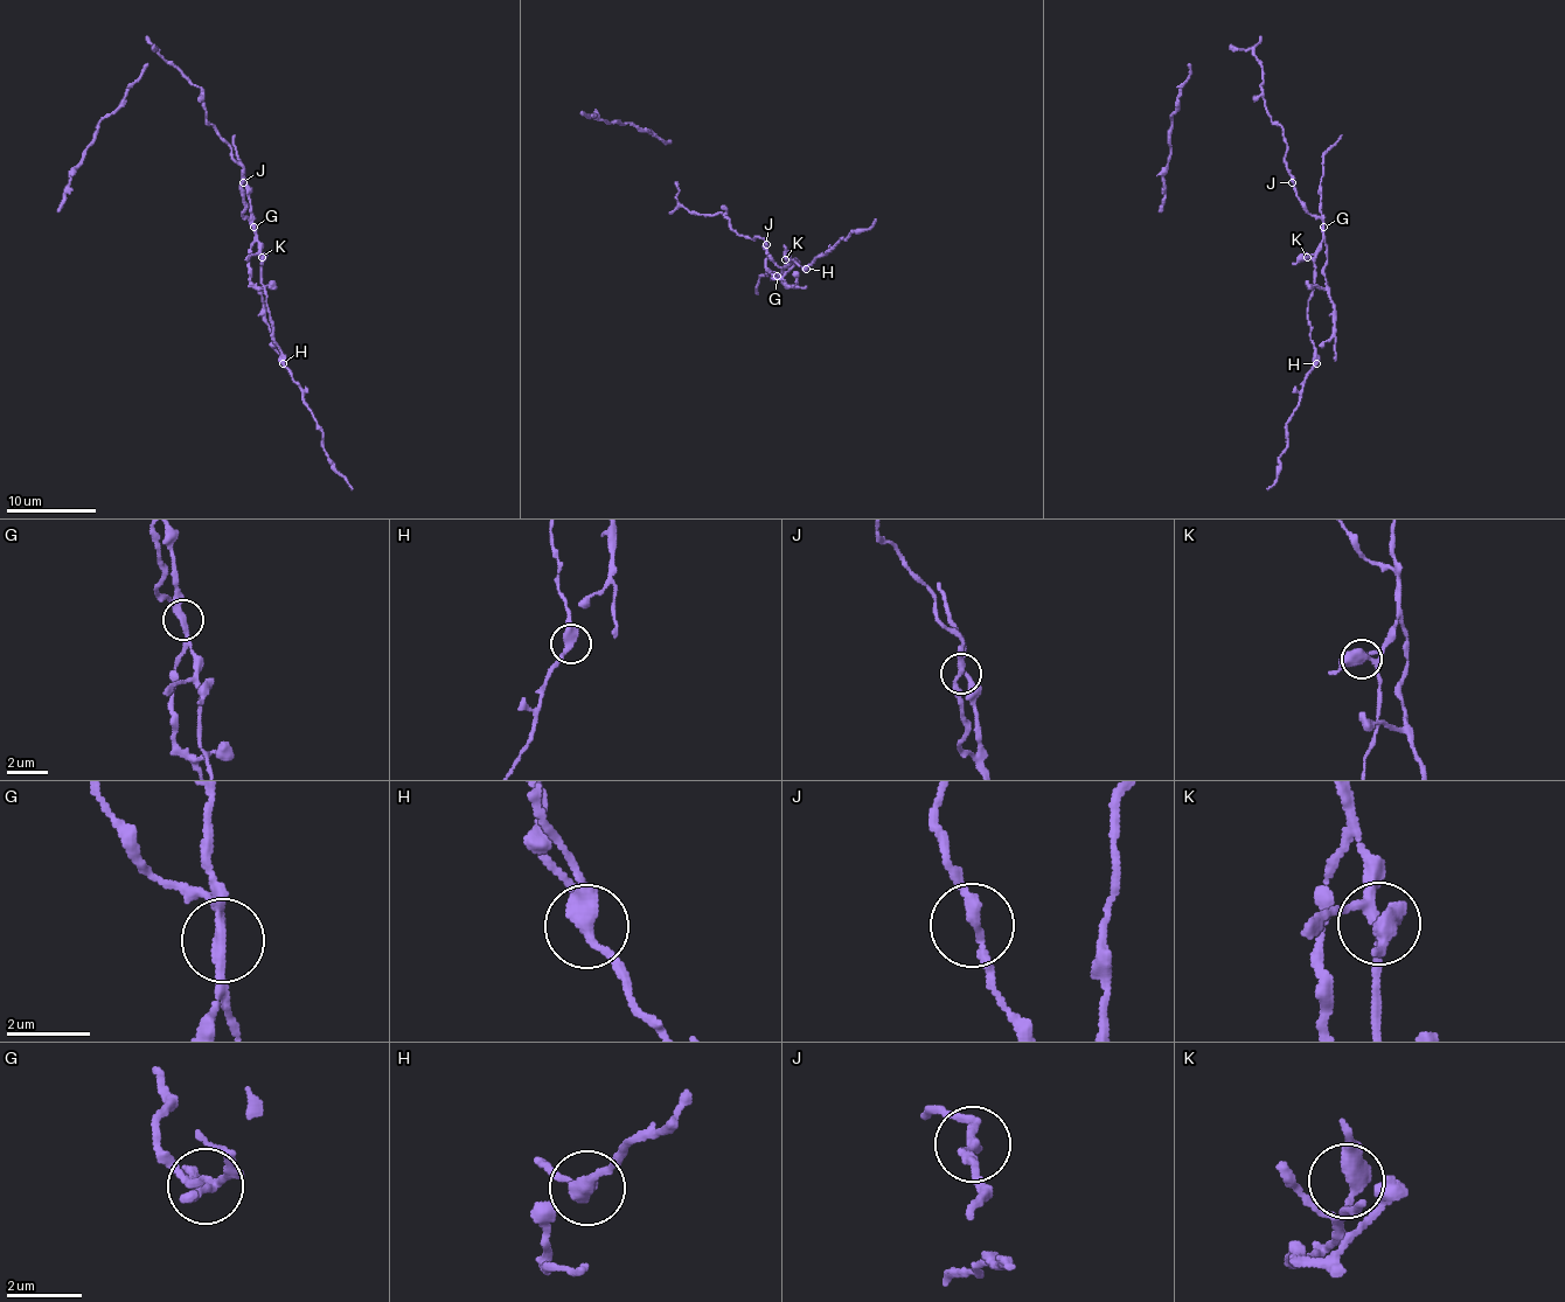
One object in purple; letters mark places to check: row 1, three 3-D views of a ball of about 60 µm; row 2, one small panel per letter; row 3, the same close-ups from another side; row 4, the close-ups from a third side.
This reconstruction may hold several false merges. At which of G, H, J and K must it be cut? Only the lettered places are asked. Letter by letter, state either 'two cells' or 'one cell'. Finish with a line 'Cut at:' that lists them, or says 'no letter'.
G: two cells
H: one cell
J: one cell
K: one cell
Cut at: G

